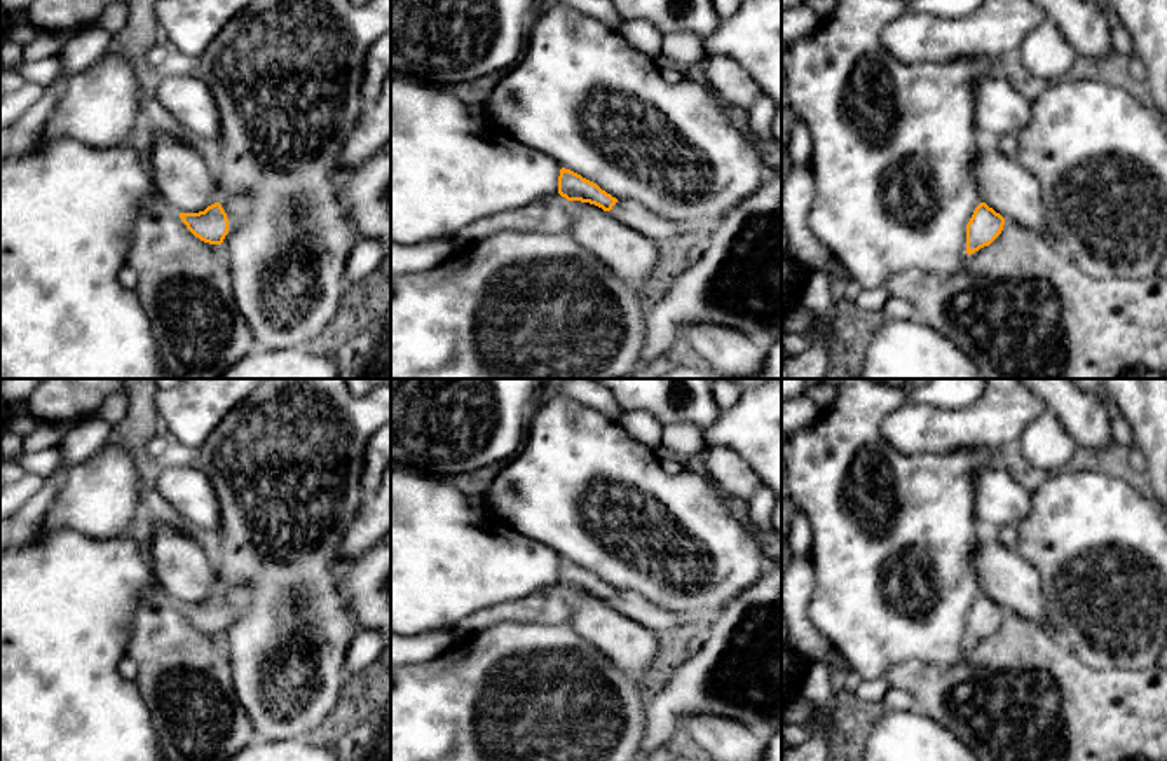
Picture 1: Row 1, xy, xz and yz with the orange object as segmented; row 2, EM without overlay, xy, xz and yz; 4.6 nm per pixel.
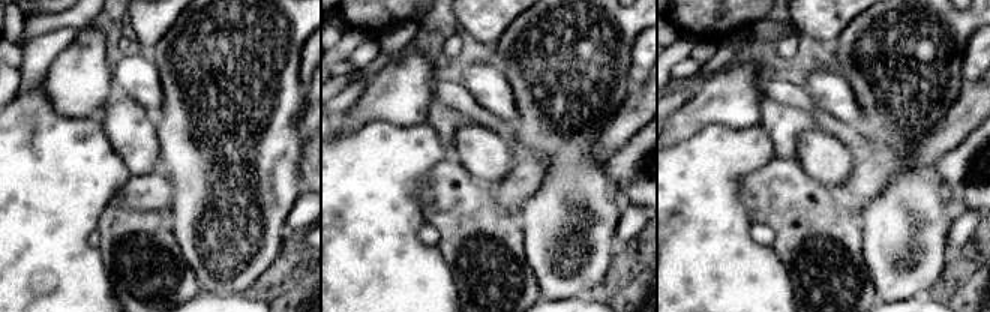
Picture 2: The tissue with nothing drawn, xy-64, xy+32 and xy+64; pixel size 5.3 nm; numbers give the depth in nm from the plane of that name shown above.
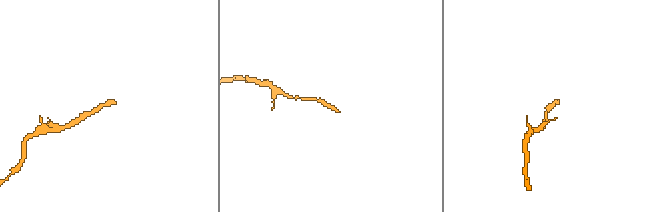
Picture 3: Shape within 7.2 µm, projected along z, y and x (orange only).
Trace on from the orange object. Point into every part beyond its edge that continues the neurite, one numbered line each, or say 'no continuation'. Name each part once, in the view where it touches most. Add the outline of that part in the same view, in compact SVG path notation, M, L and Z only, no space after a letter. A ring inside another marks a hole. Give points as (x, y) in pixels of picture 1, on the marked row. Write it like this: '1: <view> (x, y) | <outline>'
1: xy (236, 208) | M235 195L227 201L220 201L220 204L223 211L227 213L229 230L232 230L249 211L248 202L241 195Z

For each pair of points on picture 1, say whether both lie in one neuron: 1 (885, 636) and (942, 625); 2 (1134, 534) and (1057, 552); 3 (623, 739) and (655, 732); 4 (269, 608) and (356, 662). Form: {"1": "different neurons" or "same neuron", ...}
{"1": "same neuron", "2": "same neuron", "3": "different neurons", "4": "different neurons"}

